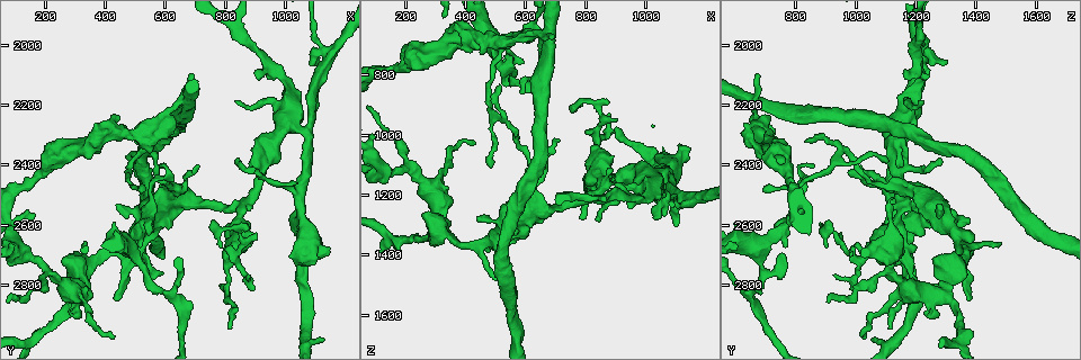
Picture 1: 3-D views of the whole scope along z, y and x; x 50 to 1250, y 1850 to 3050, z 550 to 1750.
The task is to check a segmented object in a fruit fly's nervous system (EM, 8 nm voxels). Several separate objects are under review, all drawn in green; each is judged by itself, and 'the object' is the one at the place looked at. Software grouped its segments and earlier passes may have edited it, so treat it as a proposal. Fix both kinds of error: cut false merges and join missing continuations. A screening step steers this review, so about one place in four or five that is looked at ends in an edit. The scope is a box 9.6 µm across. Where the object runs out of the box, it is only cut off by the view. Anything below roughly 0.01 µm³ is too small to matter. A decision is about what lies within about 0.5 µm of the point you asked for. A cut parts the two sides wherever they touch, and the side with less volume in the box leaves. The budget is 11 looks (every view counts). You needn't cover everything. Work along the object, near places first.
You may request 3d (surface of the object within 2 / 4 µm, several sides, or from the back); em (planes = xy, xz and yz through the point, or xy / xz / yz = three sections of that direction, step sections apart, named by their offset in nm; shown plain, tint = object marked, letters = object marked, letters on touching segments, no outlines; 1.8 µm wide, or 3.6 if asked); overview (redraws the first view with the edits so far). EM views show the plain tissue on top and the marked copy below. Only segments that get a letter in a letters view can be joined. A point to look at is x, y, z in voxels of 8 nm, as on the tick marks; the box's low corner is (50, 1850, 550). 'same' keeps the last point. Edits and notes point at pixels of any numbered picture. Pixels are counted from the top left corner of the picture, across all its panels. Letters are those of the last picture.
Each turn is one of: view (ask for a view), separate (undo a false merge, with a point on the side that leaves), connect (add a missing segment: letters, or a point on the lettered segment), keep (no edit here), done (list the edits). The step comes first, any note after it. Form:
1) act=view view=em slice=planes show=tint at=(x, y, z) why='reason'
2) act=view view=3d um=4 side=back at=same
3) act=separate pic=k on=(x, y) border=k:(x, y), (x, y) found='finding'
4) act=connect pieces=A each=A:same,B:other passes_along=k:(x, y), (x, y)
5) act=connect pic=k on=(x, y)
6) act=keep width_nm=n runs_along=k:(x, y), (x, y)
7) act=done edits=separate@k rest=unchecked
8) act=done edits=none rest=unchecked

act=view view=3d um=4 at=(590, 2820, 660) why='three arms meet'

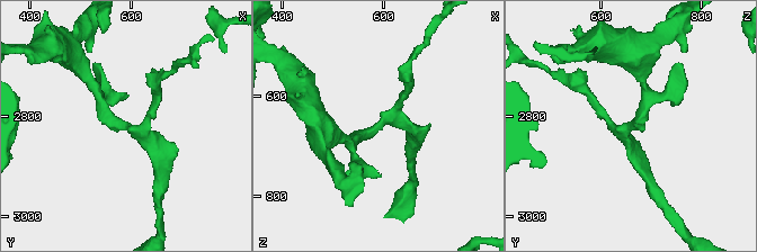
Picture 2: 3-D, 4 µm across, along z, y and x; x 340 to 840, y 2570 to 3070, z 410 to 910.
act=view view=em slice=xy step=4 show=tint at=(595, 2830, 655) why='now the EM'

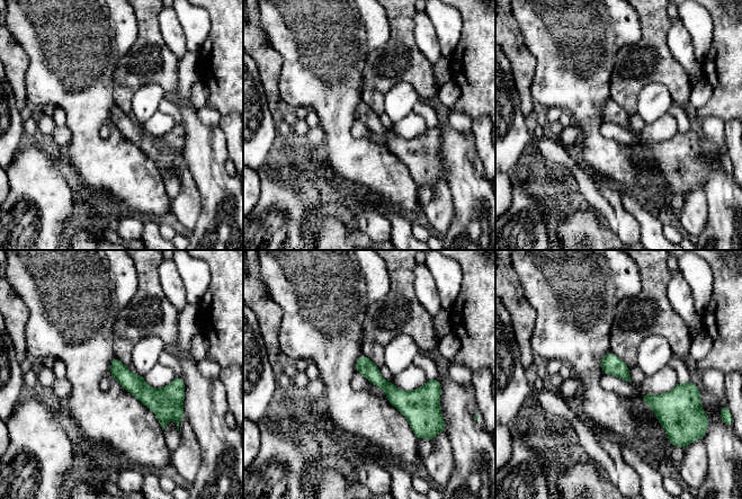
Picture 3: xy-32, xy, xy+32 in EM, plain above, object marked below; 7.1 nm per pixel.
act=view view=em slice=planes show=letters at=same

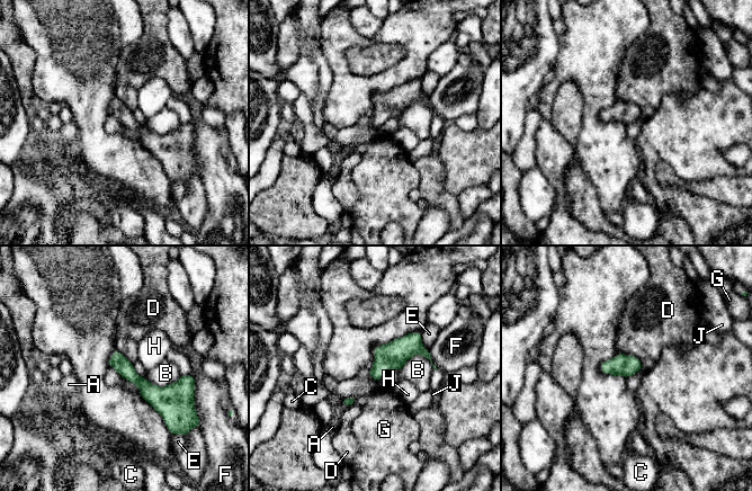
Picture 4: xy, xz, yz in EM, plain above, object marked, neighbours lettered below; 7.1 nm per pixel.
act=keep width_nm=120 each=A:other,B:other,C:other,D:other,E:other,F:other,G:other,H:other,J:other found='continuous, no second neuron'

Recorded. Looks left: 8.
act=view view=3d um=4 at=(160, 2580, 800) why='tapers out'

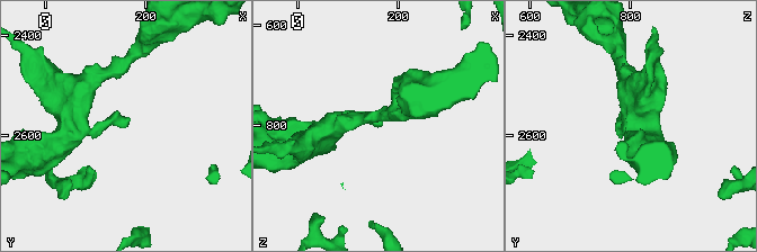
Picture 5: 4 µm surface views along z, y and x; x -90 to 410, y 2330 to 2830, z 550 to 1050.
act=view view=em slice=planes show=letters at=(165, 2570, 795)

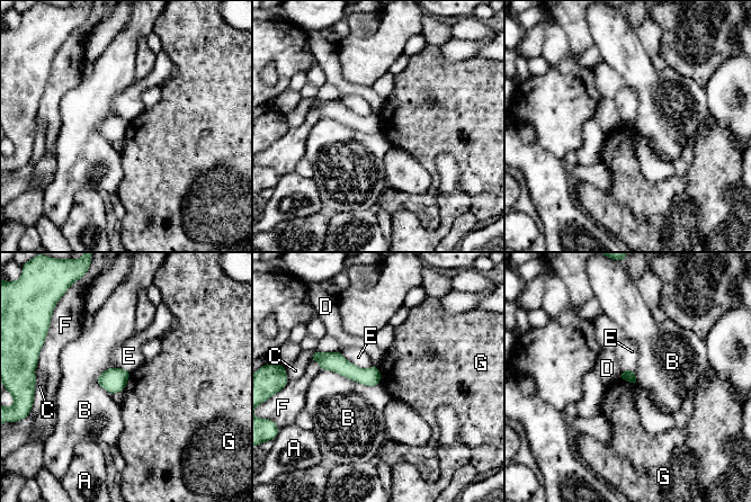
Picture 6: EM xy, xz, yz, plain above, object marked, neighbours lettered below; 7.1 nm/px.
act=keep each=A:other,B:other,C:other,D:other,E:other,F:other,G:other border=6:(130, 370), (130, 377), (123, 391) found='no lettered segment goes on from it'

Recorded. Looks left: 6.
act=view view=3d um=2 at=(650, 2190, 660) why='three arms meet'

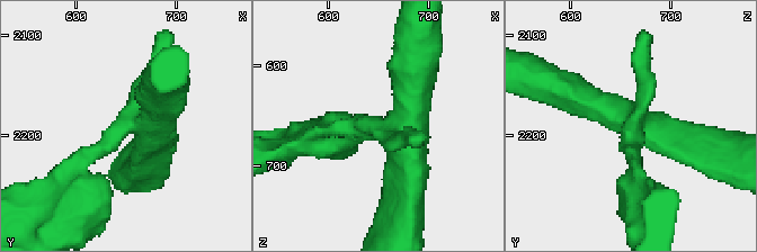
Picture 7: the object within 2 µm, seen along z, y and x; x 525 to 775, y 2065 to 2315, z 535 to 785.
act=view view=em um=3.6 slice=planes show=tint at=(662, 2190, 660)

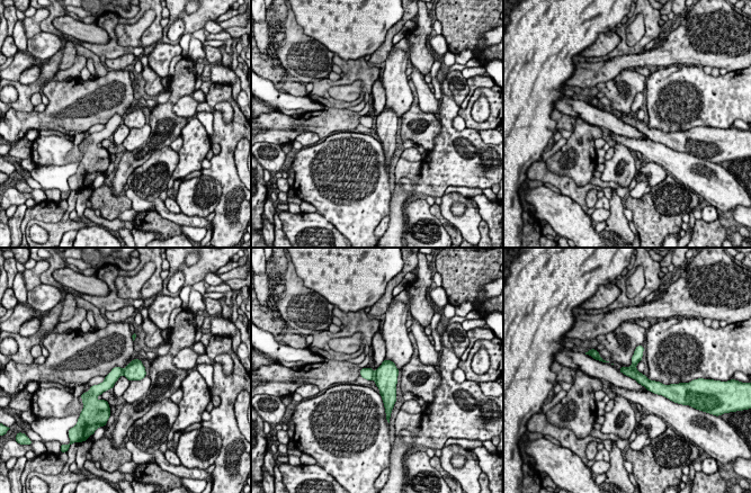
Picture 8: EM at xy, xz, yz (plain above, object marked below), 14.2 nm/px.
act=view view=em um=3.6 slice=planes show=letters at=same why='what lies round it'

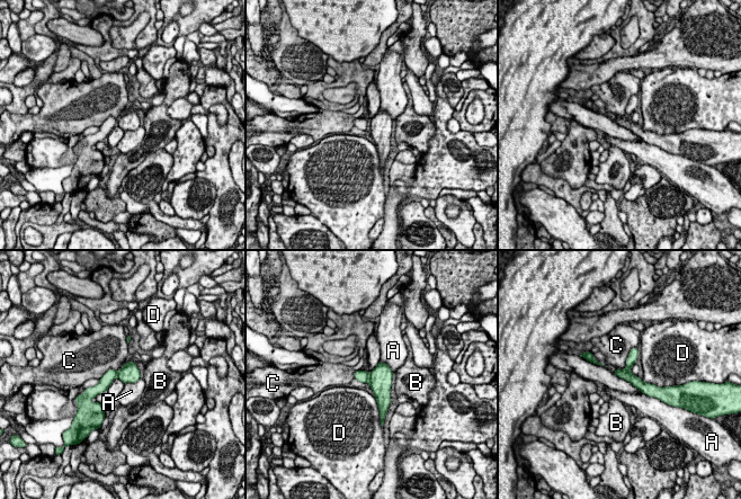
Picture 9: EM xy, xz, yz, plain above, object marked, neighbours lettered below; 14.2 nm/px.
act=separate pic=9 on=(363, 376) each=A:other,B:other,C:other,D:other border=9:(368, 375), (369, 382) found='two neurons meet here'

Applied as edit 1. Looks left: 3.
act=view view=em slice=xz step=4 show=letters at=(1090, 2070, 1280) why='an open end'

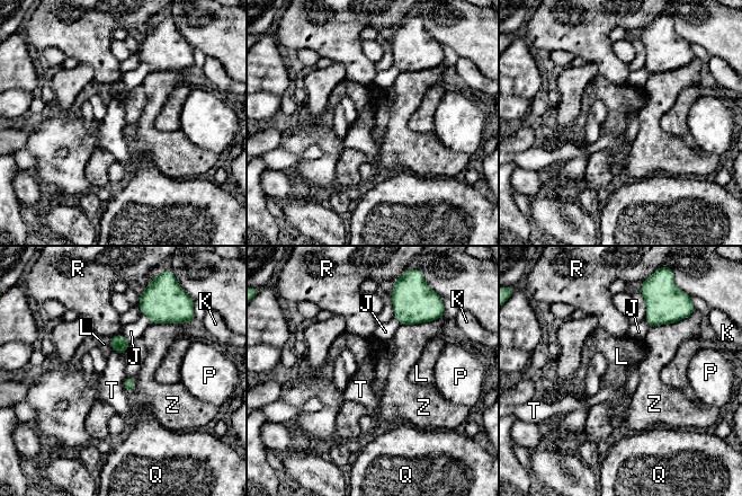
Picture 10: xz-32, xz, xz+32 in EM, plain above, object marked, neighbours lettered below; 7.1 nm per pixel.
act=view view=em slice=yz step=16 show=letters at=same why='another direction'

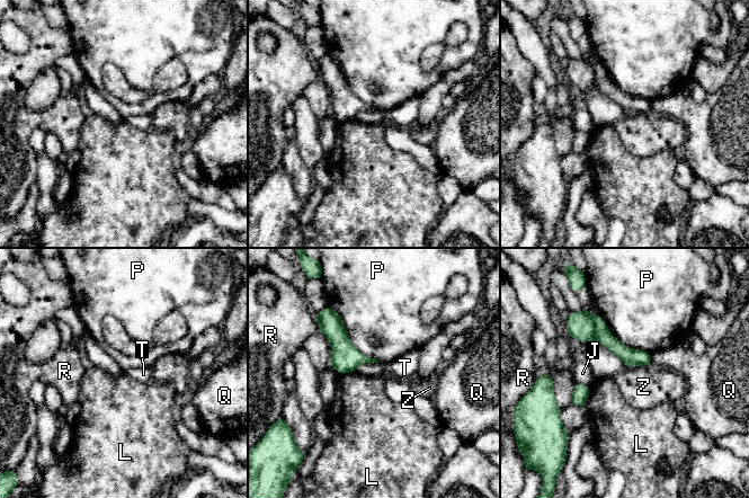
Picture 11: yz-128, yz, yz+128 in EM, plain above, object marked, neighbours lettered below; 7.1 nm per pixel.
act=keep each=J:other,L:other,P:other,Q:other,R:other,T:other,Z:other runs_along=11:(576, 335), (602, 334), (648, 362) found='no lettered segment goes on from it'

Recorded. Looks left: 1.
act=done edits=separate@9 rest=unchecked

